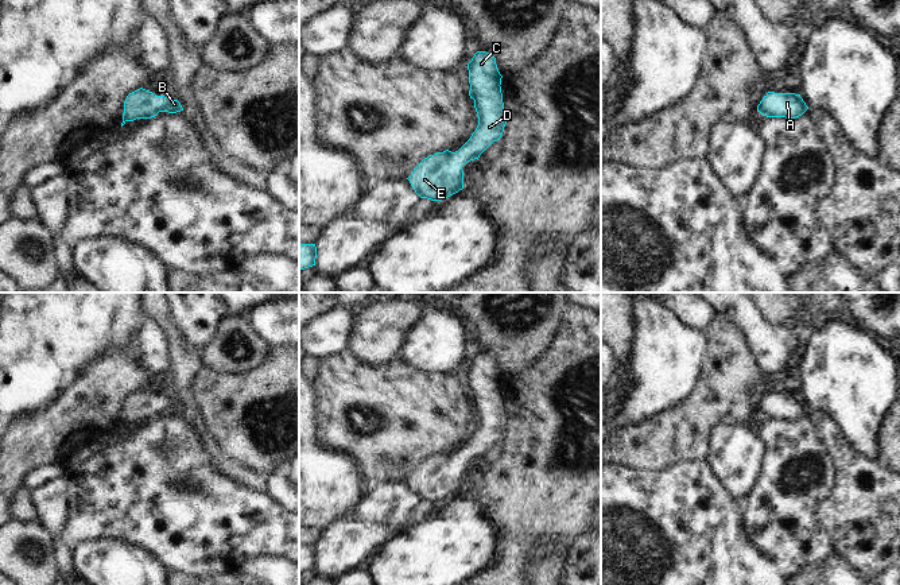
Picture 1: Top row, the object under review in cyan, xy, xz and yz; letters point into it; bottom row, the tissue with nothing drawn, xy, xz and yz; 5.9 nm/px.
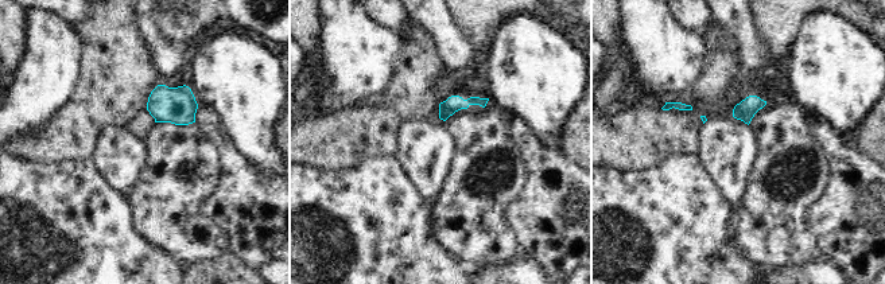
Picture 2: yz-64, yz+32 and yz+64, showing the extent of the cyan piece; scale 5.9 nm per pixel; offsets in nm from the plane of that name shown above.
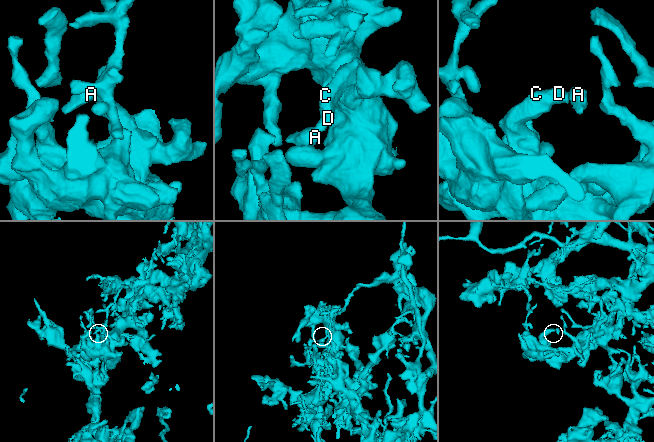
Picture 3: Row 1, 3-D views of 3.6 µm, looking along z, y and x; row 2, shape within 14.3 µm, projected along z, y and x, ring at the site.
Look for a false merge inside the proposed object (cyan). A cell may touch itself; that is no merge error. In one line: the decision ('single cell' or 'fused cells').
single cell

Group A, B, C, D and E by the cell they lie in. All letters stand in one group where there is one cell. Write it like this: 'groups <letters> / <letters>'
groups A B C D E

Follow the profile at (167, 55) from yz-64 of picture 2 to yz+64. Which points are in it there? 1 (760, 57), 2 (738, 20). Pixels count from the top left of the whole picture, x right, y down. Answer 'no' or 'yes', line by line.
1: yes
2: yes

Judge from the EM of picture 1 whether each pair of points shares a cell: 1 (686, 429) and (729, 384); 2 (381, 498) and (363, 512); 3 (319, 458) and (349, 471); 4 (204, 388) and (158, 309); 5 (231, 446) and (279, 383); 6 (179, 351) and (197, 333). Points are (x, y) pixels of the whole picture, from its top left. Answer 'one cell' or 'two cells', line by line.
1: one cell
2: one cell
3: one cell
4: two cells
5: one cell
6: two cells

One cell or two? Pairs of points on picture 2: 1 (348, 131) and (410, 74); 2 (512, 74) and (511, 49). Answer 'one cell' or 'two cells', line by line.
1: one cell
2: one cell

